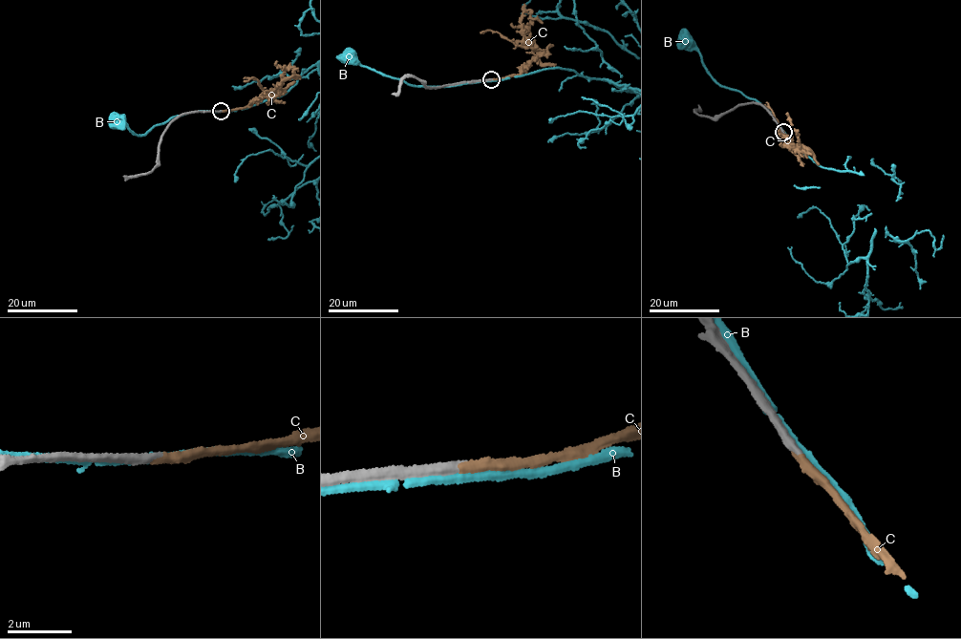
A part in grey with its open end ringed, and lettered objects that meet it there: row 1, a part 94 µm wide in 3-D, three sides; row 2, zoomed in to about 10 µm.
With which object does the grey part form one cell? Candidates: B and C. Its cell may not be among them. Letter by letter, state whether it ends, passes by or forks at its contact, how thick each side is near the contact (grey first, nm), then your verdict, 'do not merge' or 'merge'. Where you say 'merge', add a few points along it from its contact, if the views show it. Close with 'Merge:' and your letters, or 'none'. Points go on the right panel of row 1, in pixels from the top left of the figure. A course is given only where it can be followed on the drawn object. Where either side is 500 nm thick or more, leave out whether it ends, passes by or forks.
B: it passes by | 280/240 nm | do not merge
C: it ends | 300/320 nm | merge | via (783, 133), (799, 149), (804, 149), (796, 147), (776, 130), (793, 144)
Merge: C

